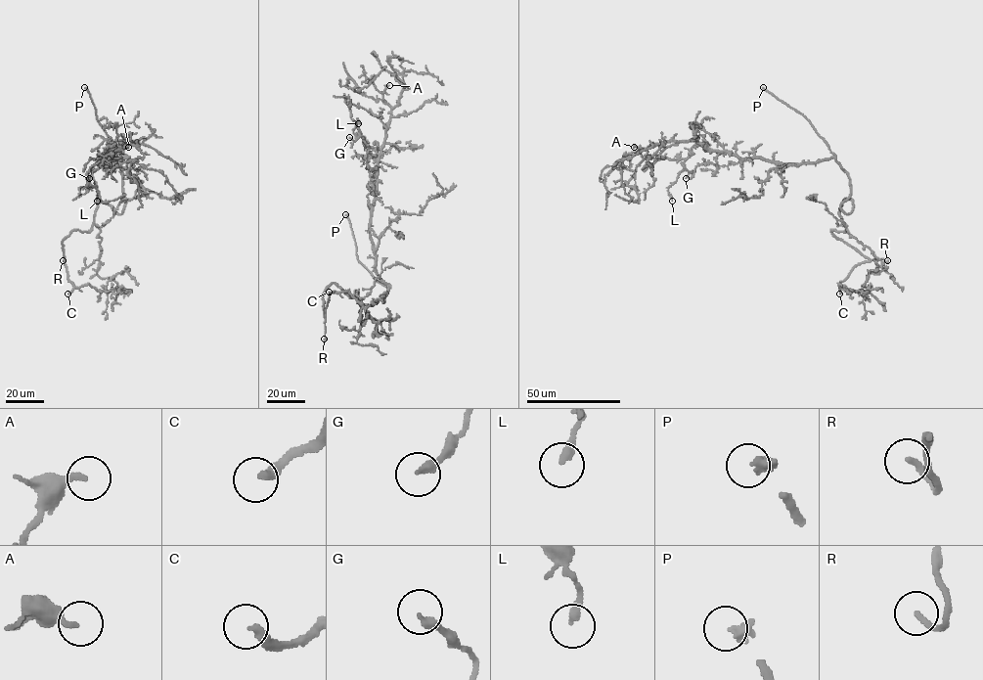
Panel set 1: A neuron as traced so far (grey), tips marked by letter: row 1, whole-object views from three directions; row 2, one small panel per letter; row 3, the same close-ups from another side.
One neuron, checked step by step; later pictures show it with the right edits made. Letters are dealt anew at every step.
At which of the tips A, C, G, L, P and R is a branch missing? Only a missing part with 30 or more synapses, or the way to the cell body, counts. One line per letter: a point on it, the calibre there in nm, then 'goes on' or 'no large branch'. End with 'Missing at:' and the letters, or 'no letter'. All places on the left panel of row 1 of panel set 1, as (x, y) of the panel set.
A: (128, 147) | 240 nm | no large branch
C: (67, 294) | 280 nm | goes on
G: (89, 178) | 260 nm | no large branch
L: (97, 201) | 260 nm | no large branch
P: (84, 87) | 320 nm | goes on
R: (63, 260) | 200 nm | goes on
Missing at: C, P, R

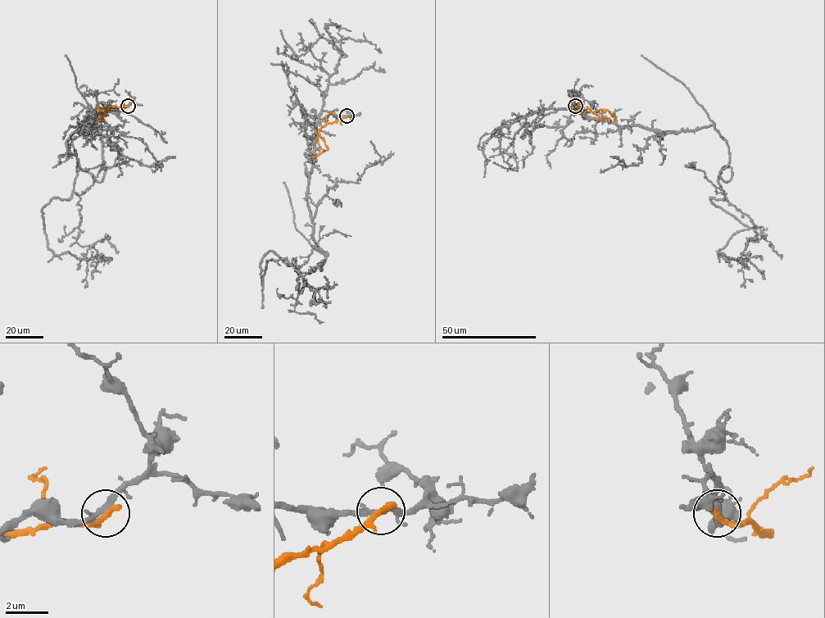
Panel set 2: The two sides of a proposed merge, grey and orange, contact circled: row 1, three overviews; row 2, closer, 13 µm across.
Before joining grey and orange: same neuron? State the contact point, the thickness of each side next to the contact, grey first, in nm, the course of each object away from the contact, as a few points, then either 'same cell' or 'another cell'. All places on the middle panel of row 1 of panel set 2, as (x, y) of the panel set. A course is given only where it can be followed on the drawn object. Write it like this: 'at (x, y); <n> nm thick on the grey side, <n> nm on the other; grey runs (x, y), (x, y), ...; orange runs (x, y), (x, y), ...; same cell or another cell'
at (346, 115); 260 nm thick on the grey side, 240 nm on the other; grey runs (346, 115), (316, 125), (321, 270), (271, 251), (260, 264), (262, 289), (271, 260), (333, 282); orange runs (346, 115), (327, 123), (320, 129), (319, 135), (328, 148), (310, 156); another cell

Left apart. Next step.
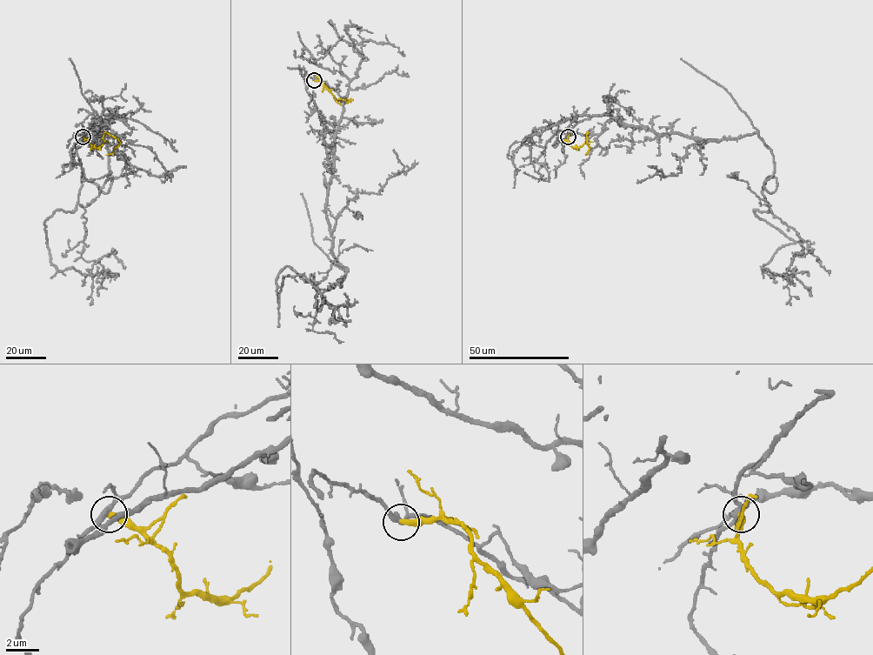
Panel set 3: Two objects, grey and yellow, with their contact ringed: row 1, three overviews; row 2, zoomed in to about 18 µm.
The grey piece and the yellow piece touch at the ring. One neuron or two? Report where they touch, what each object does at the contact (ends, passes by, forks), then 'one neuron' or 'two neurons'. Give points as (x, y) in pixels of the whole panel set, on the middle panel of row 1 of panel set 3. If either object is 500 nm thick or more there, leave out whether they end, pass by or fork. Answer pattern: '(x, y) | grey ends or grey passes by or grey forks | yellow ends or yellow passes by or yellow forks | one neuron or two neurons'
(314, 80) | grey passes by | yellow ends | two neurons

